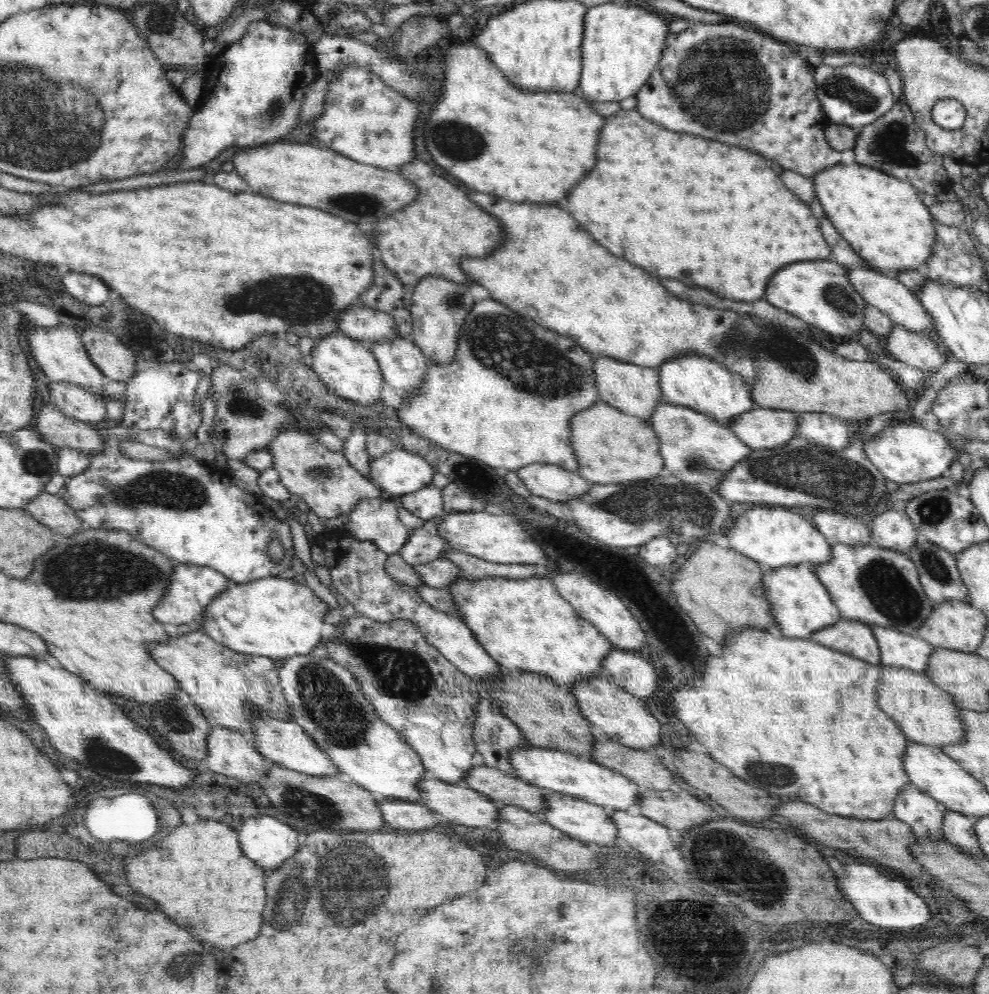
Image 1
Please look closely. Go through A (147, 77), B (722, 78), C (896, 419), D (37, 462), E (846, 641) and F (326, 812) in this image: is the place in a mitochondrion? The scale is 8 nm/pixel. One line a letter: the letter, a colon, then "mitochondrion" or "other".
A: other
B: mitochondrion
C: other
D: mitochondrion
E: other
F: mitochondrion

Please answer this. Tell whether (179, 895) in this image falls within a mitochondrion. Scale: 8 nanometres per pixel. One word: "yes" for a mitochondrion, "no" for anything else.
no

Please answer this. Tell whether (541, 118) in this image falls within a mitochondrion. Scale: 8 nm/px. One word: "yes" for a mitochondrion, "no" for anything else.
no

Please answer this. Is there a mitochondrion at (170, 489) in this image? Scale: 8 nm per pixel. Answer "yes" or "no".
yes

